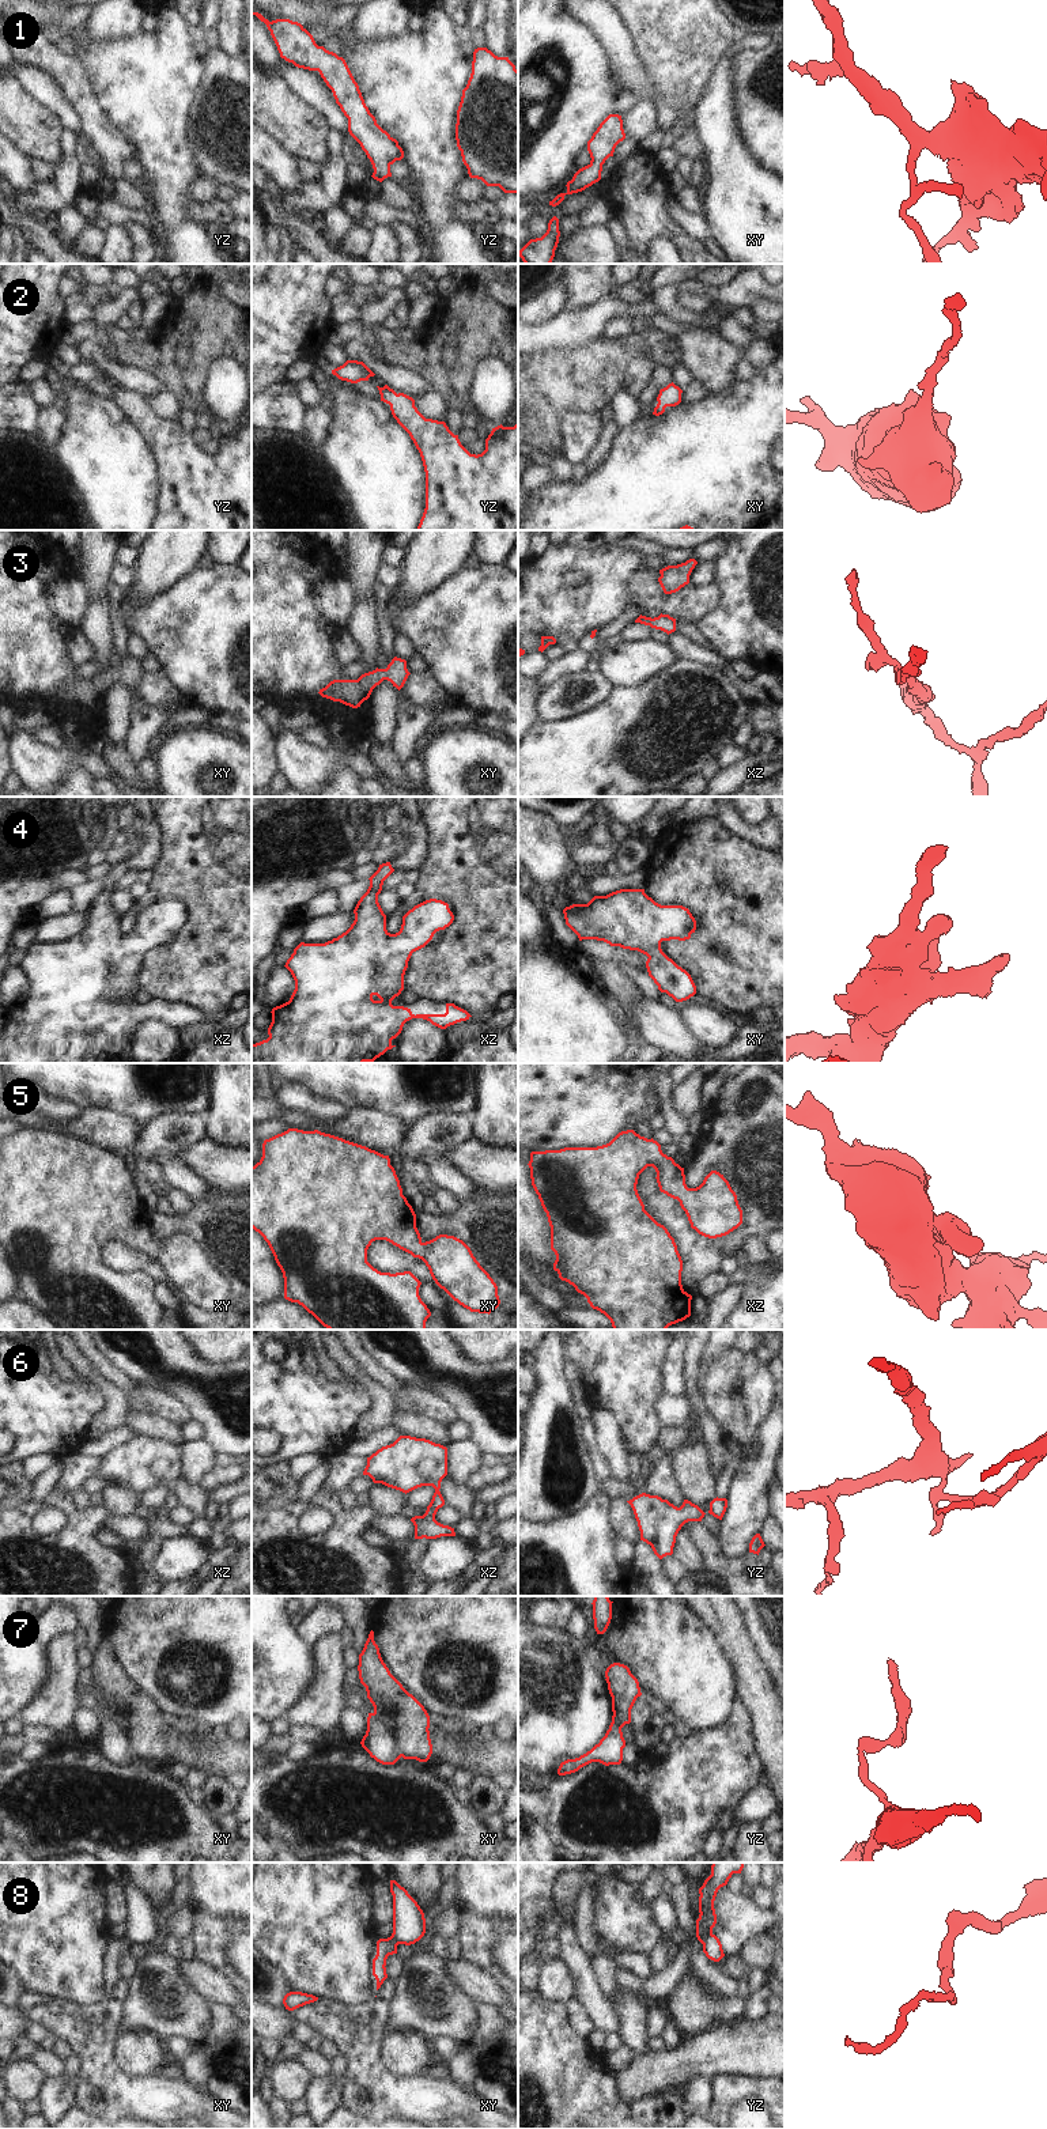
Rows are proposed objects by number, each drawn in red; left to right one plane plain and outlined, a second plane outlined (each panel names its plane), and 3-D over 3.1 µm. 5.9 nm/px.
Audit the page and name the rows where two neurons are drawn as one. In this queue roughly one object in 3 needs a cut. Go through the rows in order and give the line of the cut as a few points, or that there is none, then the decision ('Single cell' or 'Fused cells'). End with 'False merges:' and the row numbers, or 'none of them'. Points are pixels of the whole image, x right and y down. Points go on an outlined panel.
1: No split. Single cell
2: No split. Single cell
3: No split. Single cell
4: No split. Single cell
5: No split. Single cell
6: No split. Single cell
7: Split along xy (374, 1712), (392, 1735), (400, 1757). Fused cells
8: Split along yz (711, 1933), (702, 1943). Fused cells
False merges: 7, 8.

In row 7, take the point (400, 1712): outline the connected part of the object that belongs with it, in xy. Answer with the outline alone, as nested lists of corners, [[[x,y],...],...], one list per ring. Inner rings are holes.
[[[371,1630],[359,1655],[359,1679],[383,1727],[393,1735],[404,1759],[427,1762],[432,1754],[430,1716],[383,1663]]]

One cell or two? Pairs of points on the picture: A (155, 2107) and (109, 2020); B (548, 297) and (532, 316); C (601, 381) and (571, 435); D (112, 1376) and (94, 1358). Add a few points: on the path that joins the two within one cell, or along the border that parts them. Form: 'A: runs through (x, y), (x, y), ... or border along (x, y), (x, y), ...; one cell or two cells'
A: runs through (131, 2092), (105, 2067), (105, 2045); one cell
B: runs through (547, 301), (536, 312); one cell
C: border along (597, 412), (566, 411), (560, 416), (558, 433); two cells
D: runs through (108, 1372), (98, 1362); one cell

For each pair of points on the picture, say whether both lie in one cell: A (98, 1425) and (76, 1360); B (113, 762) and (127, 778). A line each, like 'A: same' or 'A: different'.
A: same
B: same

